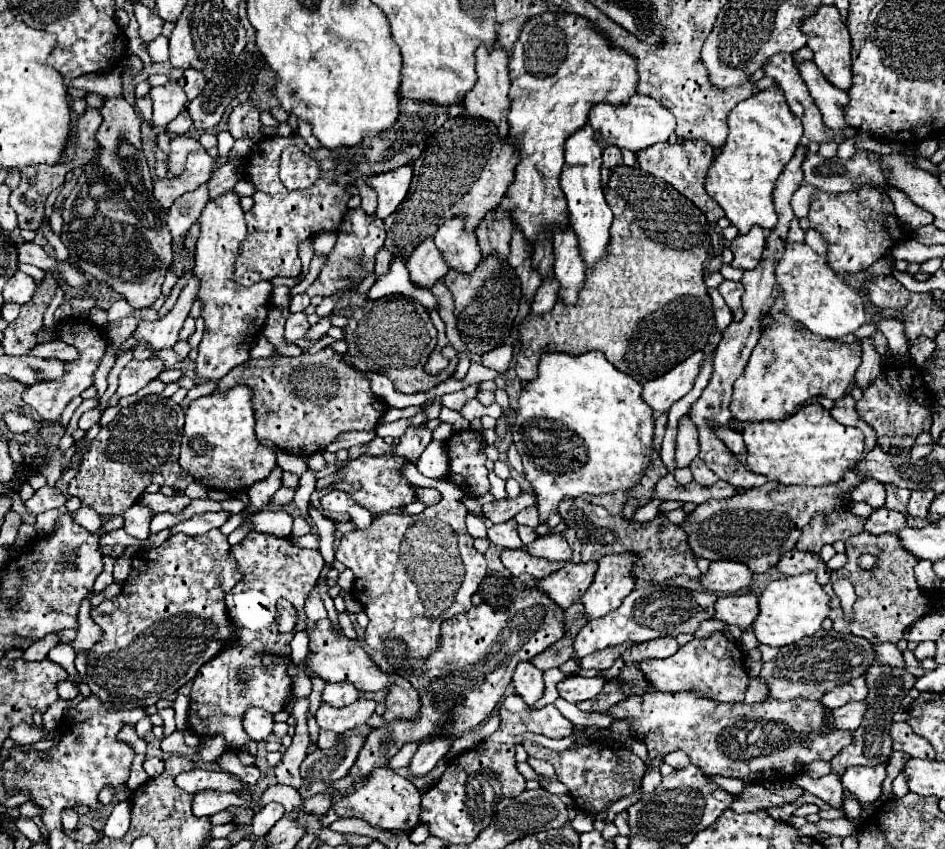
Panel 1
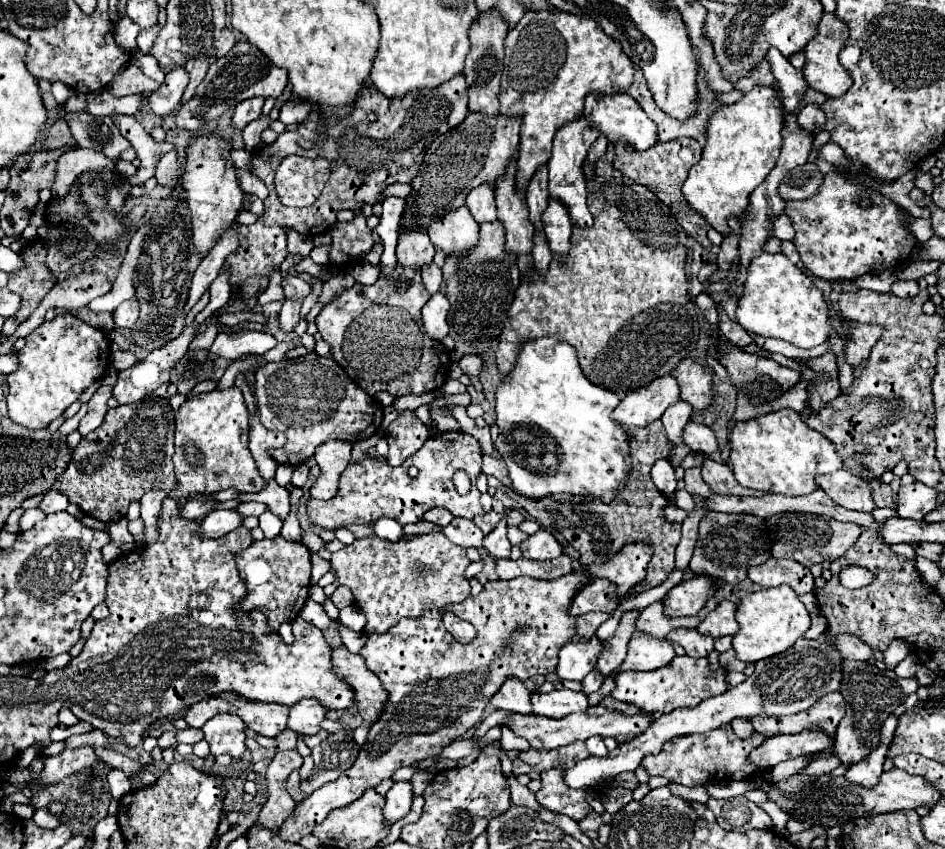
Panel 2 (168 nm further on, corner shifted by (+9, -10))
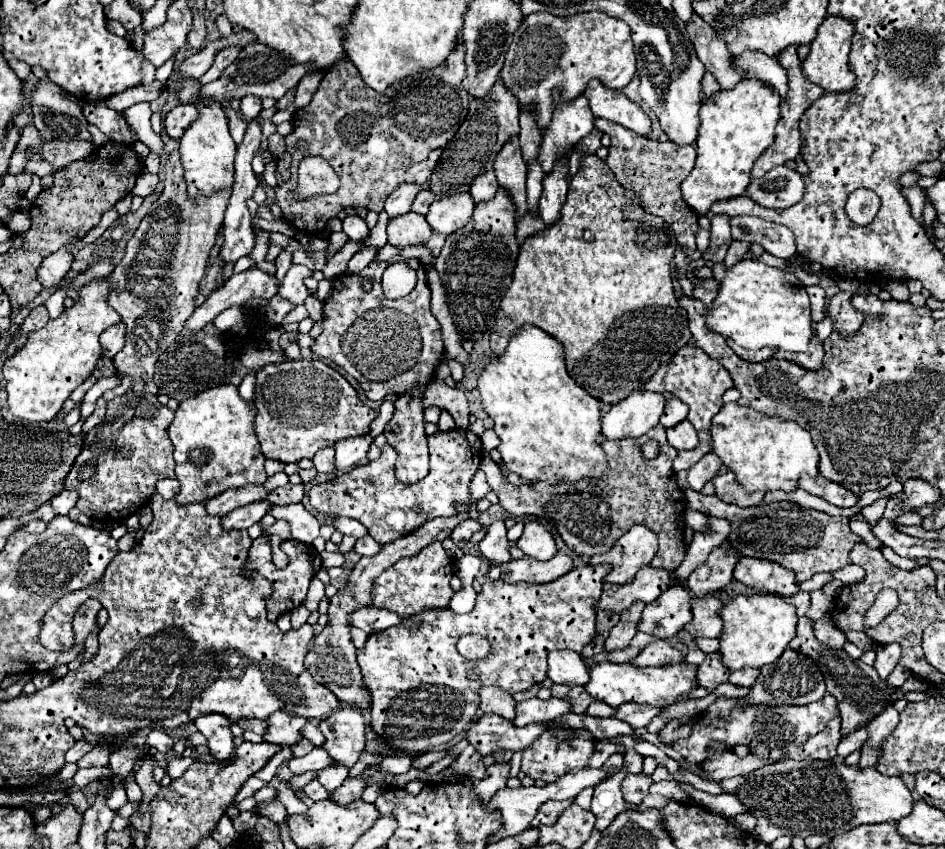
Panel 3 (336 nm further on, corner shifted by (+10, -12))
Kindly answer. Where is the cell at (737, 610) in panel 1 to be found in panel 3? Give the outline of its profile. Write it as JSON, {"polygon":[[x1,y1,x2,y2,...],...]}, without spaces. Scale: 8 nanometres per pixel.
{"polygon":[[714,596,708,598,692,598,692,622,684,626,688,634,694,638,718,638,722,634,724,622,720,620,720,608,722,602]]}

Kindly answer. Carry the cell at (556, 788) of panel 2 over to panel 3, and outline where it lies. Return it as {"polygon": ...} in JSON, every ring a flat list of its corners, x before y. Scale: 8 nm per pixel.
{"polygon":[[548,800,544,802,540,808,538,808,538,814,534,816,532,820,532,826,550,826,550,824,556,824,556,820,560,818,560,812,564,812,564,808,568,808,568,804,572,804,572,800,564,800,564,802,554,802,554,800]]}

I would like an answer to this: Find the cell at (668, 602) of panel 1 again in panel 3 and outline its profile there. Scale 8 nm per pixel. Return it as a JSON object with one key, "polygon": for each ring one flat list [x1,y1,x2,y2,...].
{"polygon":[[554,650,548,654,548,678,554,684,586,684,588,666,578,652]]}

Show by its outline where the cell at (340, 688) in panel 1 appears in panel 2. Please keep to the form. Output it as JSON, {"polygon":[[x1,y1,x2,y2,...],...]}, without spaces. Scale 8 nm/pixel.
{"polygon":[[313,698,301,700,289,708,287,730,301,734,301,736,317,734,319,724,325,720,325,714,327,714,327,710,321,710,321,706,317,706,317,702,313,702]]}

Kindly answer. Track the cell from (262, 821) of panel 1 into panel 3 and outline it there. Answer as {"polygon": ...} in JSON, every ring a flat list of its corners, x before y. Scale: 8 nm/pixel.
{"polygon":[[354,706,336,710,332,716,320,722,320,730,326,736,322,748,330,754,334,764,352,768,358,754,364,750,364,726,362,712]]}

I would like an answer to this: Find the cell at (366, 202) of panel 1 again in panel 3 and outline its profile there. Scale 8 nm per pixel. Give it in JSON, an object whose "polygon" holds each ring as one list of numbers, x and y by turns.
{"polygon":[[423,190,416,196,411,210,425,216,434,200,434,194,432,194,429,190]]}

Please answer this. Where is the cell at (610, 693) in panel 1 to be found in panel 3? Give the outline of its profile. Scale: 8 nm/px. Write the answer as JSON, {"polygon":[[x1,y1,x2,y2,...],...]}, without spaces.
{"polygon":[[624,704,616,710,614,718,620,718,624,722,628,722,632,728,646,728,646,724,658,714,658,710,654,706,646,706,646,704]]}

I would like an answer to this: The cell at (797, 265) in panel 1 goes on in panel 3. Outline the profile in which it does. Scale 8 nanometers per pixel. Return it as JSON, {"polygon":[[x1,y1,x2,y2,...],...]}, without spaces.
{"polygon":[[740,260,728,268,714,306,706,314,706,324,732,338,738,346,758,350,764,346,806,352,814,334,810,316,810,298,804,284,786,270,772,268,760,260]]}

